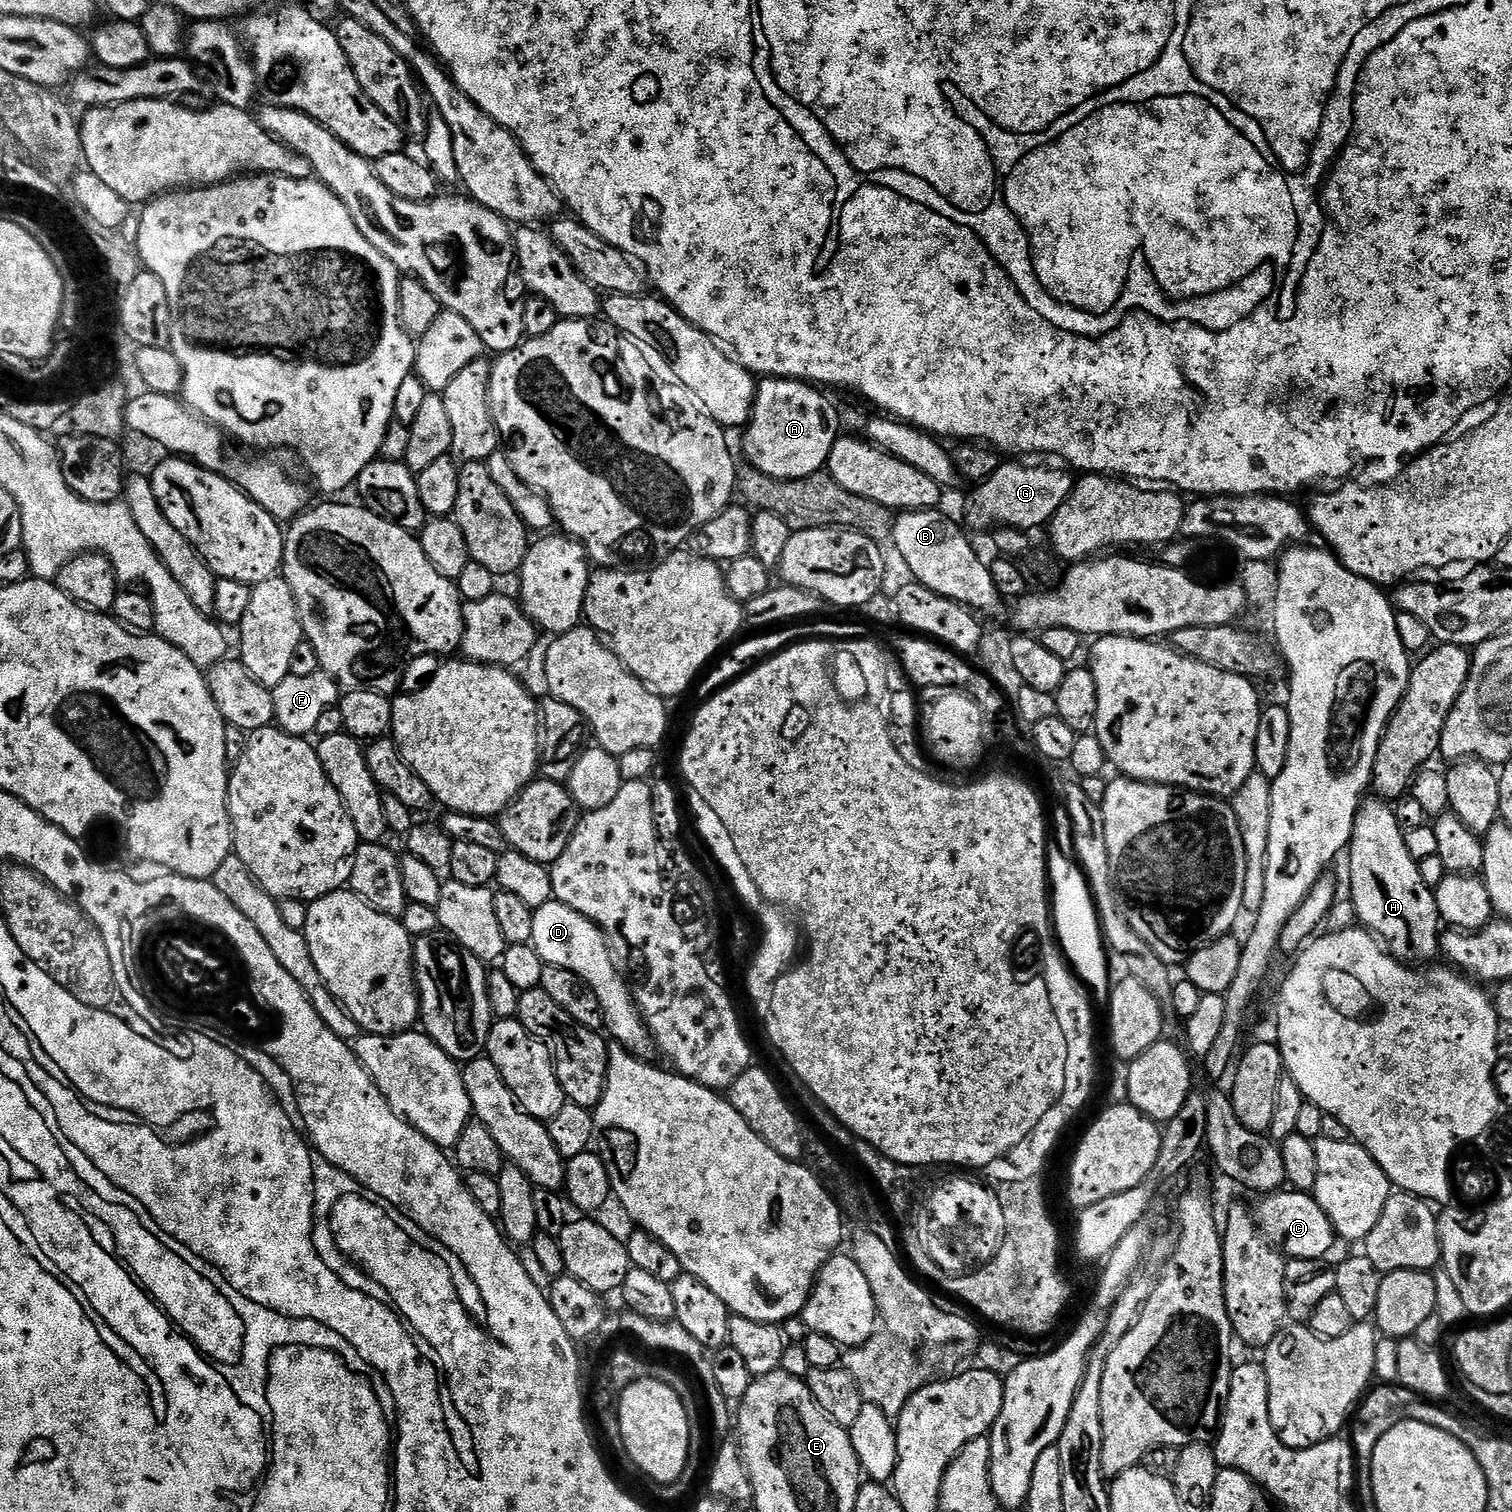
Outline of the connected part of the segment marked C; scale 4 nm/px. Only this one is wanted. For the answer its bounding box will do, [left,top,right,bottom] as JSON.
[1254,1190,1338,1260]

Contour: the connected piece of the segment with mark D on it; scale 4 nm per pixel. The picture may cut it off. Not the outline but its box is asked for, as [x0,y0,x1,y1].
[531,898,654,1057]

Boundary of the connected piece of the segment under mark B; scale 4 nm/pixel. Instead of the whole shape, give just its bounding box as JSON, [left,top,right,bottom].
[890,508,1002,613]

